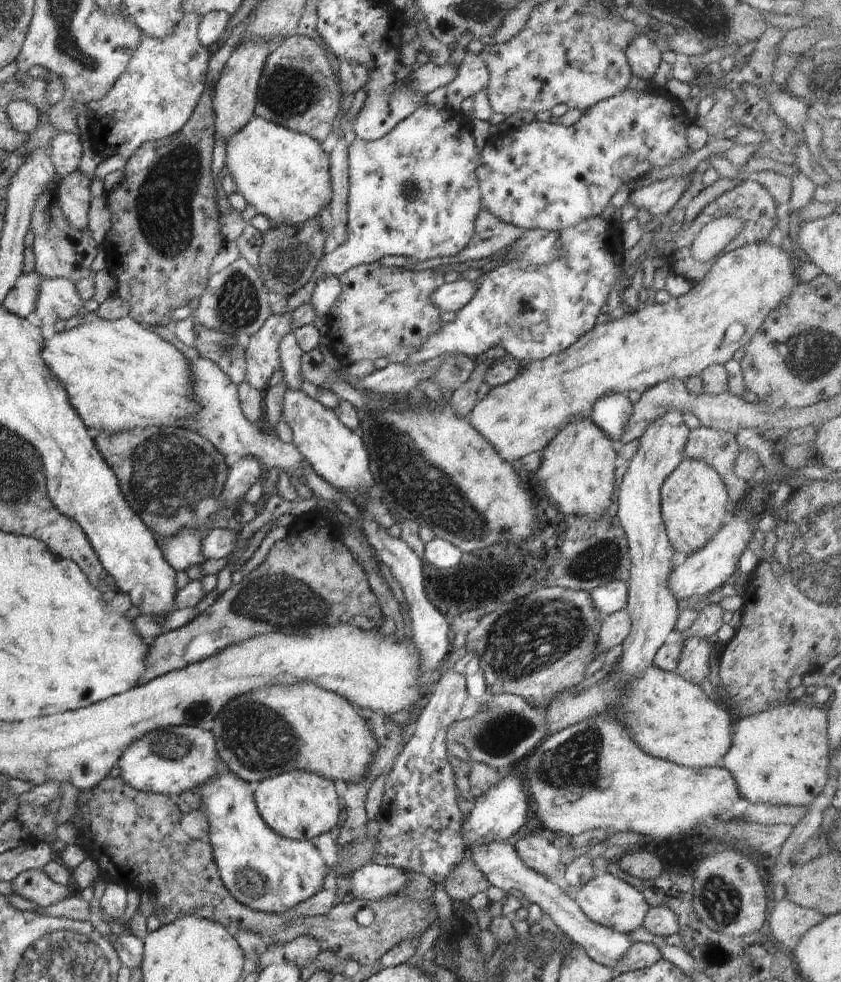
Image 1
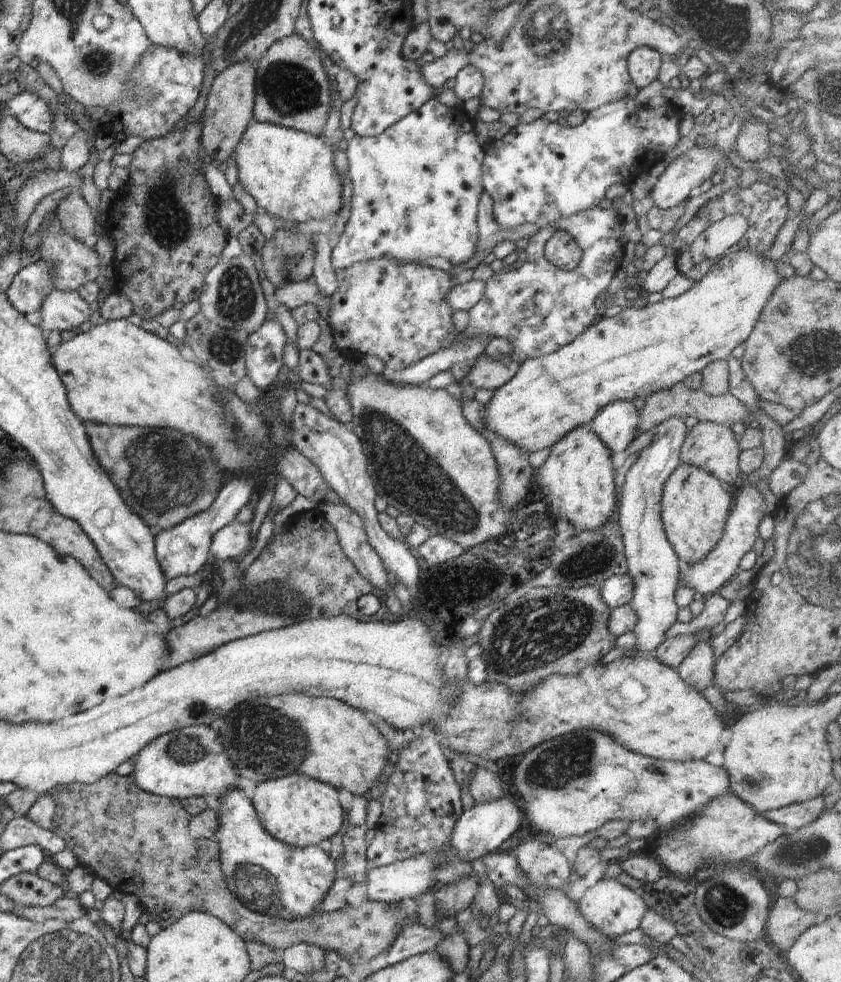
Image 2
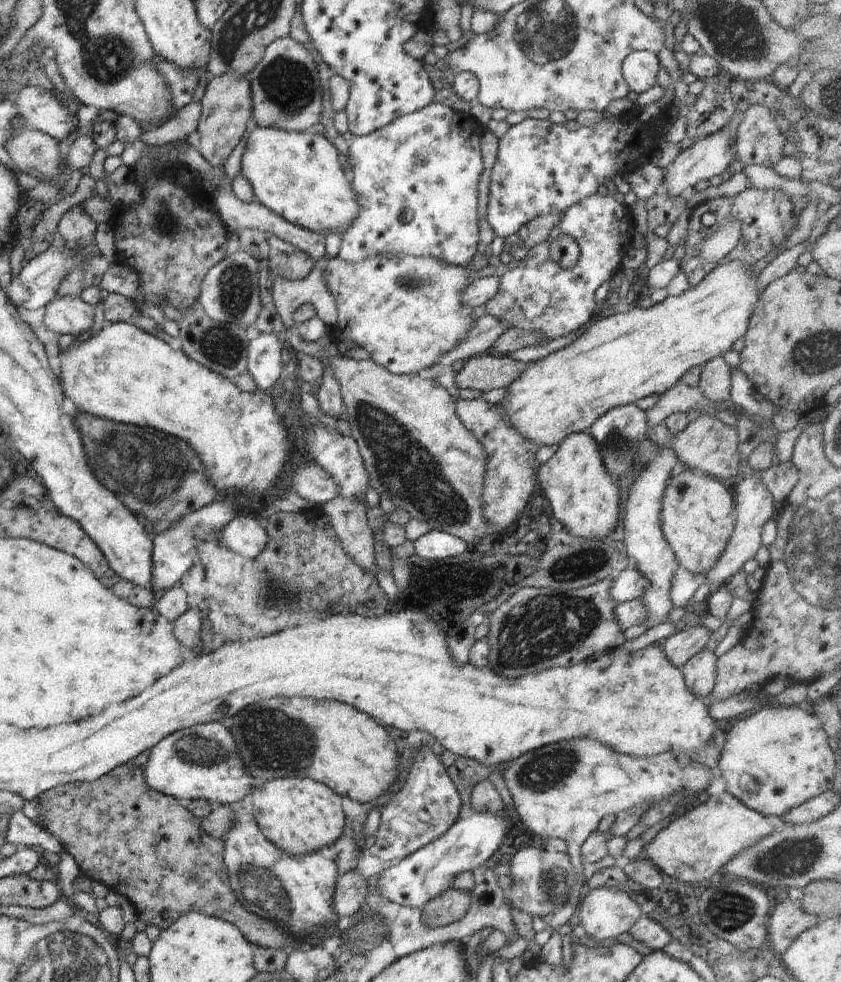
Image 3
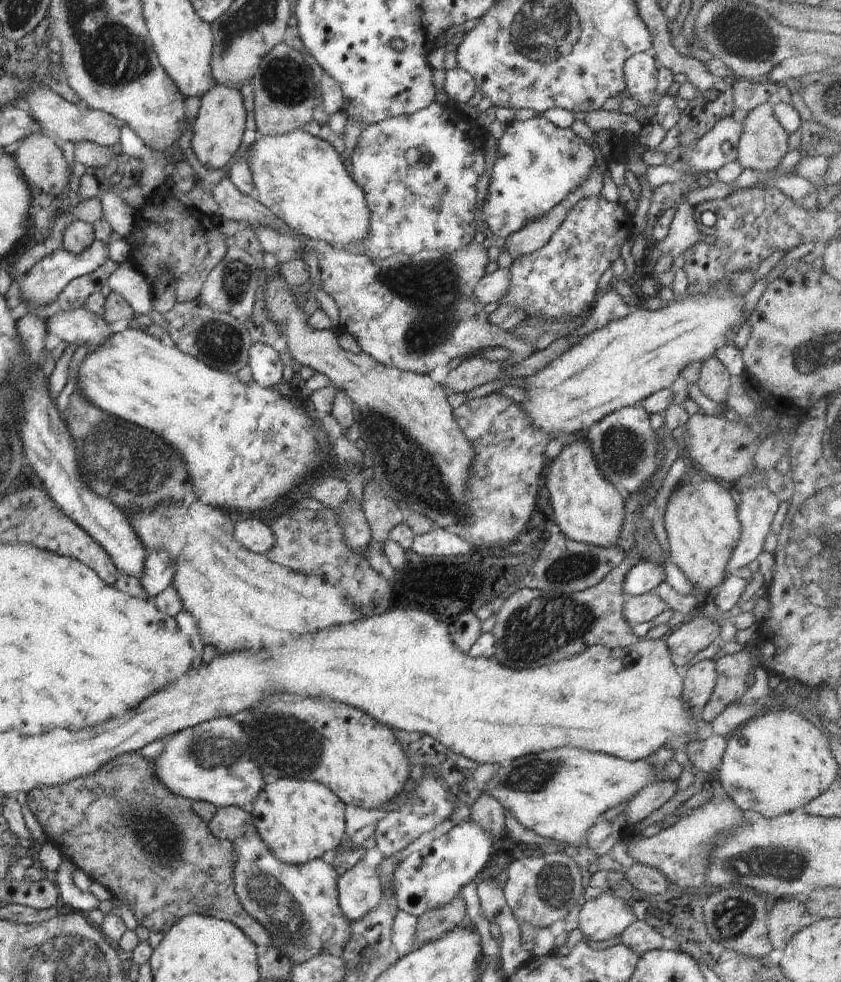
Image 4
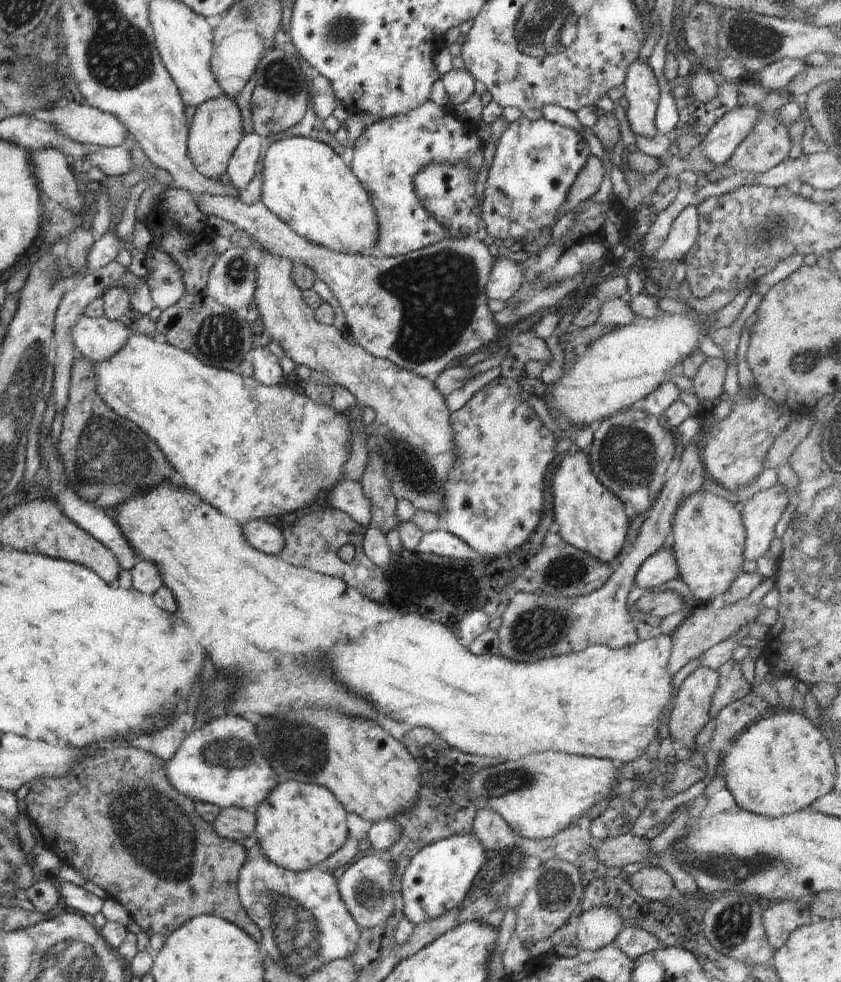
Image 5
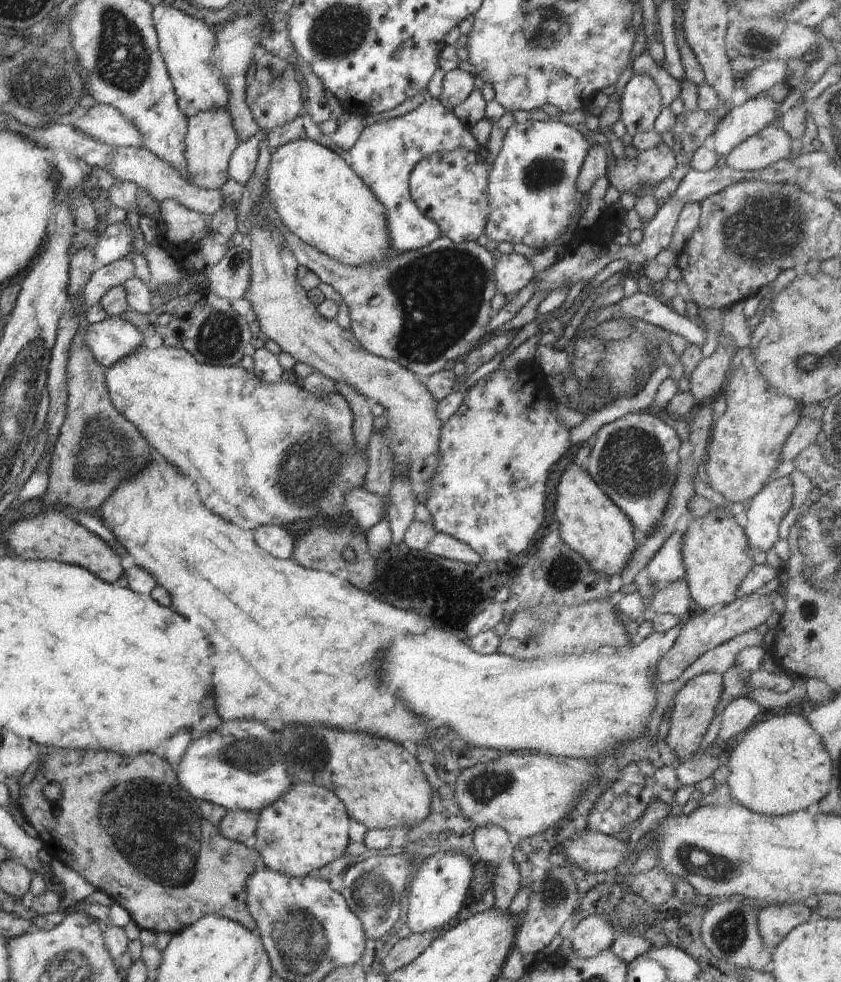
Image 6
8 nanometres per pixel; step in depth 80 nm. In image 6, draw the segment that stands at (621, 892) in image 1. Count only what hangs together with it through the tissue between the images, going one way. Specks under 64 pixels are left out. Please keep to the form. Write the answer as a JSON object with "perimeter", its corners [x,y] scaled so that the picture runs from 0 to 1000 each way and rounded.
{"perimeter":[[[713,932],[691,934],[691,938],[685,941],[684,951],[678,955],[683,975],[707,975],[723,967],[734,952],[725,939]]]}

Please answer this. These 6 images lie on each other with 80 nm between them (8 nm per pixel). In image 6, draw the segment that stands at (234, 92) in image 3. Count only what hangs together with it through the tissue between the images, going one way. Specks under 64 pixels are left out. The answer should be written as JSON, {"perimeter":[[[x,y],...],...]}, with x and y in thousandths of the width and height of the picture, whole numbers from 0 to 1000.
{"perimeter":[[[250,111],[226,119],[219,145],[219,159],[227,187],[239,192],[260,193],[272,182],[272,163],[285,146],[272,114],[269,111]]]}

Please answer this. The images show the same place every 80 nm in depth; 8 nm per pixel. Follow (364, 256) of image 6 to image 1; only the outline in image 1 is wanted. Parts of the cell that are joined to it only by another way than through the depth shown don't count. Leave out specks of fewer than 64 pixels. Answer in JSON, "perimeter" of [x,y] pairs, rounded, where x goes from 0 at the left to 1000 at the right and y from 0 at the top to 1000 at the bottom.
{"perimeter":[[[301,118],[270,147],[269,171],[285,197],[325,228],[357,227],[379,221],[395,203],[391,157],[366,137]]]}

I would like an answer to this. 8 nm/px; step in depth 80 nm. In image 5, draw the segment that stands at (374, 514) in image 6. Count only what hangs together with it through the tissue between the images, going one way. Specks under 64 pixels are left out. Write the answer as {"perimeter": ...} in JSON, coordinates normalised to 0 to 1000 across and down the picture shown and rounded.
{"perimeter":[[[407,490],[389,505],[385,513],[410,521],[433,539],[441,536],[442,512],[433,503],[429,493],[423,490]]]}

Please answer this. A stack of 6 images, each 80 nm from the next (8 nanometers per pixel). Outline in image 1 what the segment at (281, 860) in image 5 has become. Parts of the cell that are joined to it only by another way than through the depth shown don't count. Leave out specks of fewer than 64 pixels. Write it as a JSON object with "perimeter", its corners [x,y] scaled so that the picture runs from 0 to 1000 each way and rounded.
{"perimeter":[[[364,785],[335,787],[307,796],[301,808],[312,835],[328,848],[351,856],[369,856],[404,840],[403,811],[397,795]]]}

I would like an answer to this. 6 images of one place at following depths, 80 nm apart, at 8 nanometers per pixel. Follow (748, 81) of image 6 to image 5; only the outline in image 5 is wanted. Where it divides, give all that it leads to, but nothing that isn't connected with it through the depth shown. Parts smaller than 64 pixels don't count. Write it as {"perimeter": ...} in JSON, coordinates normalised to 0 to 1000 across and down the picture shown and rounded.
{"perimeter":[[[927,60],[919,65],[914,65],[906,70],[897,79],[902,89],[918,92],[932,92],[945,77],[949,77],[956,71],[954,61]]]}

